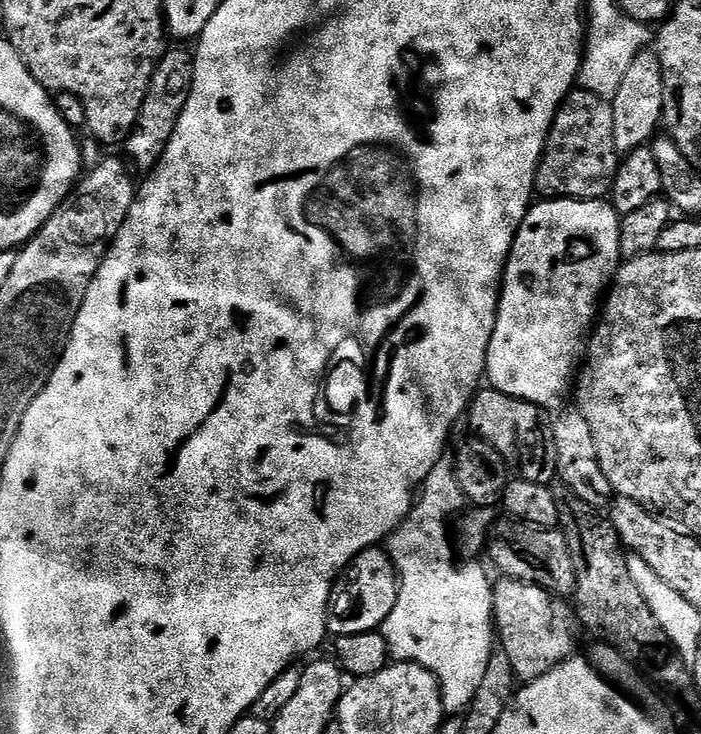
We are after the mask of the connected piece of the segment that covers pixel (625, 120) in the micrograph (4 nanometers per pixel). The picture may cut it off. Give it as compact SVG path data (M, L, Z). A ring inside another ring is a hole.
M642 51L638 58L634 58L634 62L630 62L630 67L622 77L622 86L618 86L618 94L611 97L610 103L614 110L614 142L617 152L627 154L636 148L643 148L657 135L664 118L664 75L656 51Z

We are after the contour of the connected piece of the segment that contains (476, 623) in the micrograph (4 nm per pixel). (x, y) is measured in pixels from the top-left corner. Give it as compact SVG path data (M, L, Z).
M448 450L442 458L438 458L438 462L434 462L434 470L426 474L410 514L386 541L386 551L392 559L392 565L396 567L396 575L400 577L398 602L394 602L394 610L390 610L382 625L388 655L401 664L417 664L430 670L430 674L438 678L444 710L448 714L463 714L472 705L498 640L492 614L493 581L488 581L487 574L476 562L455 564L456 556L452 553L448 523L463 508L466 508L466 501L456 473L456 452Z

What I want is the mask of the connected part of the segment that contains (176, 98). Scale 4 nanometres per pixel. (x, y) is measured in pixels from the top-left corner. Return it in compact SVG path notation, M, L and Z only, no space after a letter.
M176 46L173 52L172 49L165 51L164 56L158 62L154 78L150 82L148 93L142 102L138 122L126 141L129 156L127 159L137 173L140 171L141 174L147 174L156 167L156 163L162 158L162 154L178 126L178 118L186 106L186 98L190 98L196 62L193 53L189 49L187 52L184 48L187 47Z

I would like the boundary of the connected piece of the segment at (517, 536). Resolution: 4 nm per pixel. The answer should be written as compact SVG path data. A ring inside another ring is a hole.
M507 522L500 528L500 533L493 535L490 540L490 550L492 546L492 560L496 563L496 568L500 571L501 577L510 580L521 580L527 584L536 584L551 592L557 598L572 598L576 595L576 567L572 551L568 545L567 535L556 528L535 528L529 524L519 522Z

